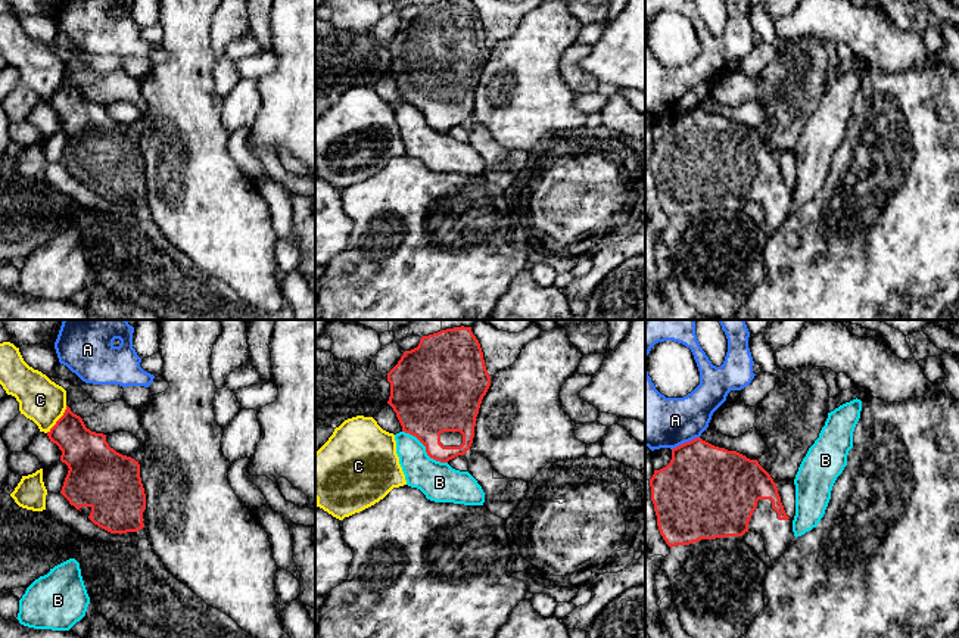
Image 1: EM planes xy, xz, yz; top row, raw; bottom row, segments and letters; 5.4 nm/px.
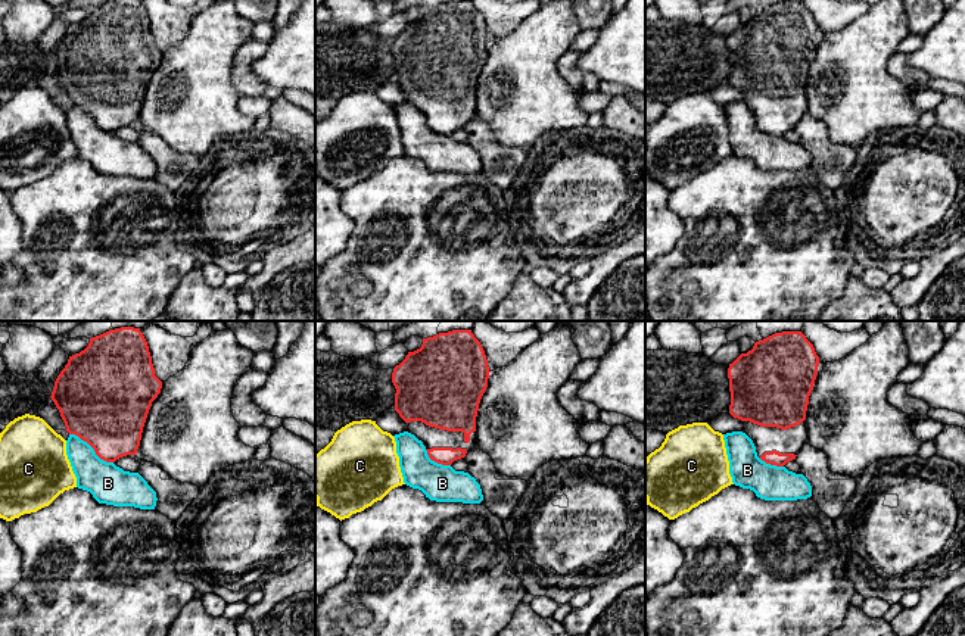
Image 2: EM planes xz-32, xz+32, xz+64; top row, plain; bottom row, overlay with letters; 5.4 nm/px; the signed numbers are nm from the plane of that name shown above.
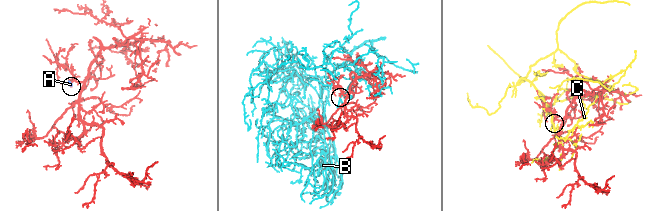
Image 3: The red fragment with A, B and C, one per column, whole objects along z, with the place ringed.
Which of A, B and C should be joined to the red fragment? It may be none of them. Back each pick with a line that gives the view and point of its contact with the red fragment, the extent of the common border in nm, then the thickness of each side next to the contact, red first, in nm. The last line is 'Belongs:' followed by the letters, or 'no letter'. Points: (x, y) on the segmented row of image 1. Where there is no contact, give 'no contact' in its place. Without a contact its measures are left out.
Belongs: no letter

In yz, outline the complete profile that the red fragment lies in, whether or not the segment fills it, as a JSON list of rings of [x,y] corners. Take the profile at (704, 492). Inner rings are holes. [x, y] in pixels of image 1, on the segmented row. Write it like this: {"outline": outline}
{"outline": [[[701,438],[673,448],[670,463],[654,470],[650,486],[657,526],[670,548],[701,539],[742,536],[751,530],[762,535],[773,564],[795,538],[776,483],[759,461]]]}

